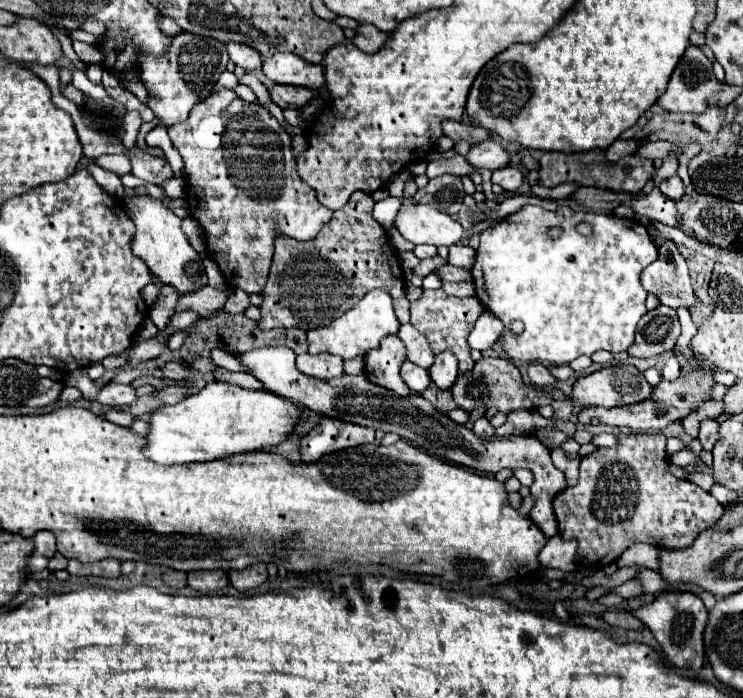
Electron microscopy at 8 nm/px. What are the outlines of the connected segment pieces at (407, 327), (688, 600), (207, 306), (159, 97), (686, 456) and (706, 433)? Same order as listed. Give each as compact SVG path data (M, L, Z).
M403 324L399 328L399 334L397 336L405 342L405 346L407 346L407 358L411 362L415 362L421 368L431 368L435 354L429 348L427 338L419 330L415 330L411 324Z
M661 592L651 604L641 606L637 610L629 610L635 618L639 618L661 644L667 662L677 668L699 670L703 666L703 628L707 622L707 608L701 598L691 592Z
M203 286L203 288L195 290L193 294L179 296L175 312L193 310L193 312L199 312L199 316L207 318L207 316L217 314L223 308L225 298L227 298L227 292L219 292L219 290L211 288L211 286Z
M189 32L175 36L169 52L163 58L143 58L139 62L139 74L149 92L147 106L153 110L159 124L171 128L177 122L185 122L193 106L203 102L203 96L209 96L213 92L215 82L219 80L227 64L229 54L225 42Z
M685 448L685 450L679 450L679 452L667 452L665 454L665 458L671 462L671 464L675 464L675 466L691 466L693 462L695 462L695 456Z
M703 420L701 422L699 442L701 442L703 450L707 450L707 452L713 450L713 444L717 440L717 428L719 428L719 422L715 422L715 420Z

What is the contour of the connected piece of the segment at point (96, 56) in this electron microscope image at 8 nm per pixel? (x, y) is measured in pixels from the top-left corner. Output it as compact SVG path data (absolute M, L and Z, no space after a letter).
M78 40L72 41L73 49L79 59L88 65L101 64L102 54L96 45L87 44Z

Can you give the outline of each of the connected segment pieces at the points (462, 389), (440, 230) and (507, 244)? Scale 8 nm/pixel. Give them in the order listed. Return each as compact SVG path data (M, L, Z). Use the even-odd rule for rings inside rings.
M481 358L479 362L475 362L473 370L459 374L451 392L453 392L453 400L457 402L457 406L467 412L471 412L479 406L487 406L487 408L495 408L503 414L509 414L511 410L537 410L539 406L553 402L551 396L543 394L541 390L537 390L533 386L523 384L521 374L515 368L515 364L505 358Z
M401 206L395 226L413 244L453 246L463 238L463 226L431 206Z
M525 206L507 216L505 220L497 222L497 224L491 224L487 228L481 230L481 244L477 248L477 256L475 256L475 264L471 268L471 274L473 274L473 284L475 284L475 296L479 298L479 302L483 304L485 310L489 310L495 318L499 318L503 322L503 332L501 332L501 346L503 346L503 352L511 358L511 360L519 360L519 362L543 362L543 364L549 364L549 366L561 366L561 364L569 364L573 362L577 356L591 356L593 352L597 350L609 350L609 352L623 352L627 350L633 340L635 340L635 330L637 330L637 322L643 318L643 314L647 314L647 308L645 308L645 298L647 298L647 290L643 290L641 282L639 282L639 272L643 272L651 262L655 262L657 258L657 246L653 244L647 228L639 222L639 220L629 220L629 218L619 218L615 214L597 214L597 212L585 212L585 210L571 210L567 206L555 210L555 212L549 212L541 206ZM581 222L587 222L595 228L595 234L593 236L583 236L577 232L577 224ZM553 226L559 226L563 228L563 234L559 238L549 238L545 234L547 228L553 228ZM519 320L523 322L525 330L521 334L515 334L511 332L511 324Z

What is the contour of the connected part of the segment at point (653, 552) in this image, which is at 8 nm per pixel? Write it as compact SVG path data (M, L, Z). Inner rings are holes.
M635 544L627 552L621 554L621 558L617 560L617 566L619 568L645 566L645 568L657 570L659 568L659 548L655 548L651 544Z

